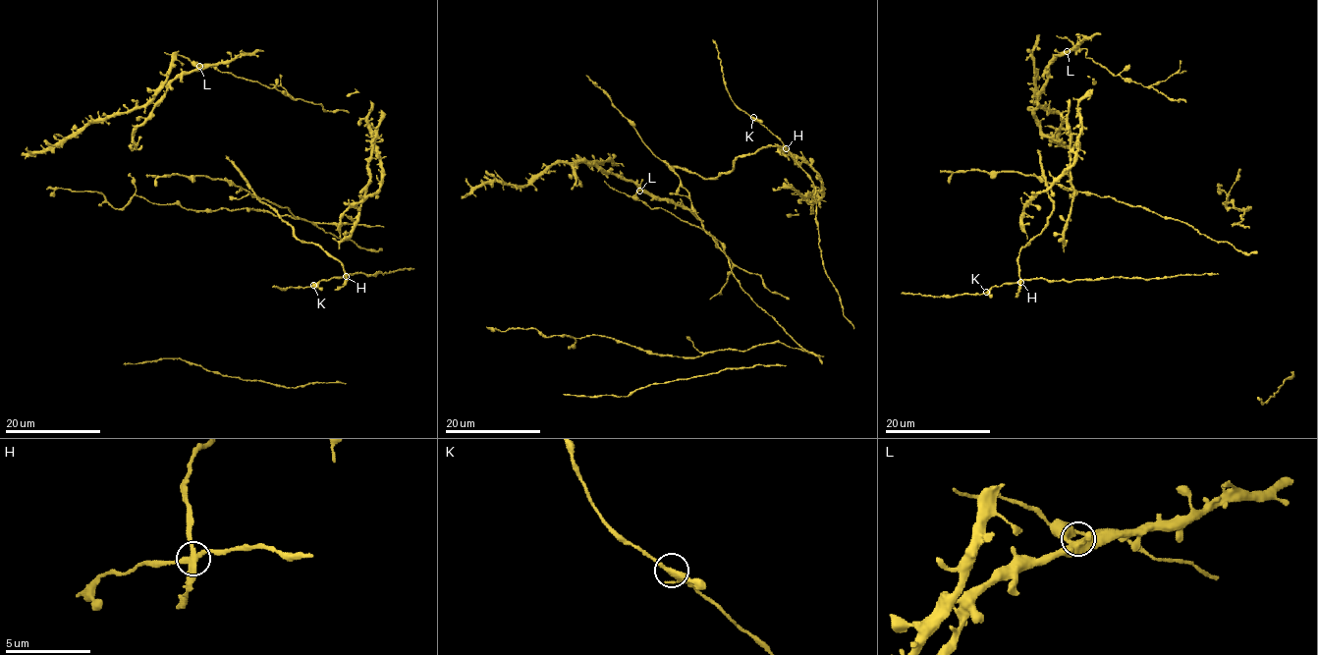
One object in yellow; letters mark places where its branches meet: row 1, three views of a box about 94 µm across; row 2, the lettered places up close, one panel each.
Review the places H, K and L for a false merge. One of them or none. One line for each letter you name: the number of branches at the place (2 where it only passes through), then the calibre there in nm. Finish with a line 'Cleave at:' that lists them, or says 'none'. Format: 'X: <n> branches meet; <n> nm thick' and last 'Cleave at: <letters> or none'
H: 4 branches meet; 360 nm thick
Cleave at: H

